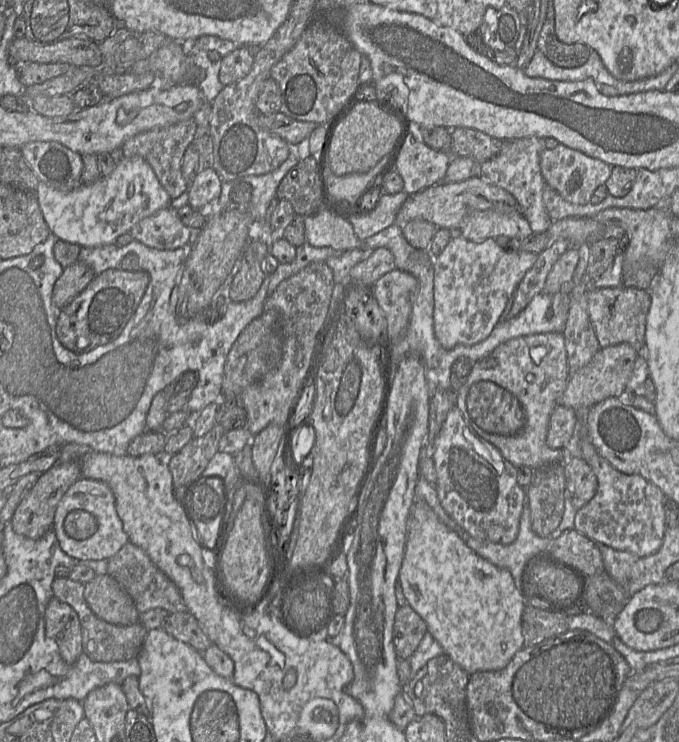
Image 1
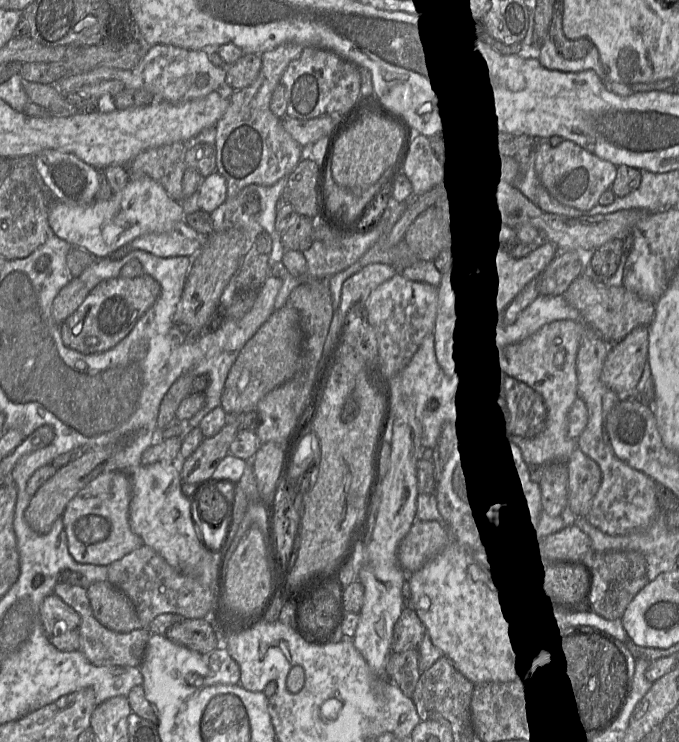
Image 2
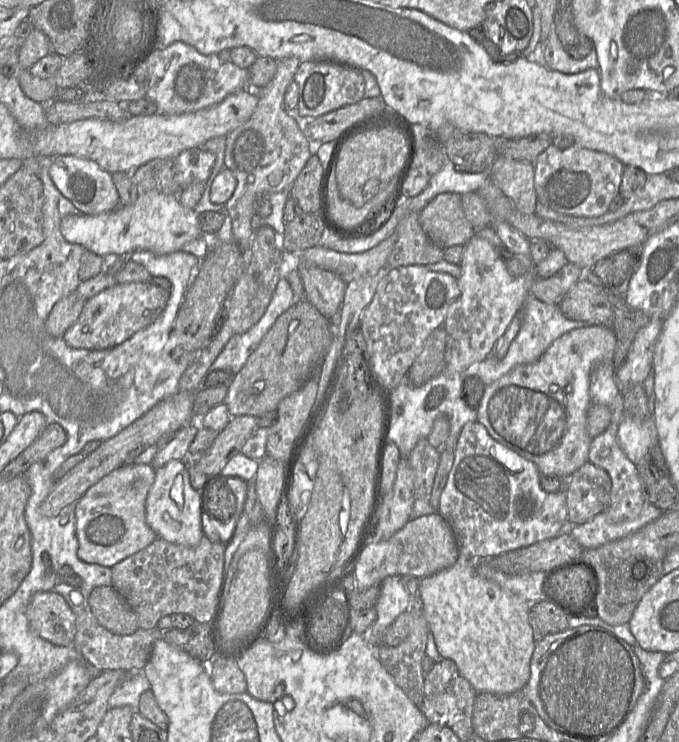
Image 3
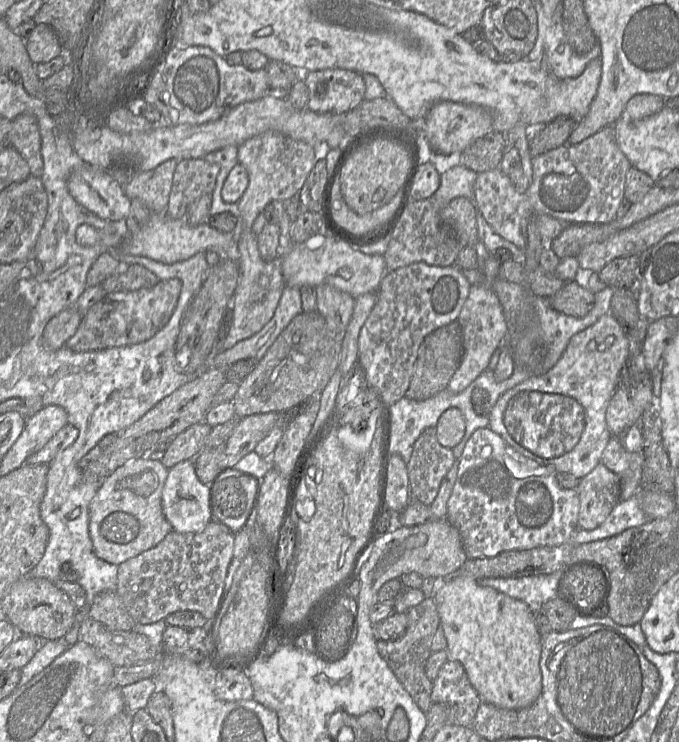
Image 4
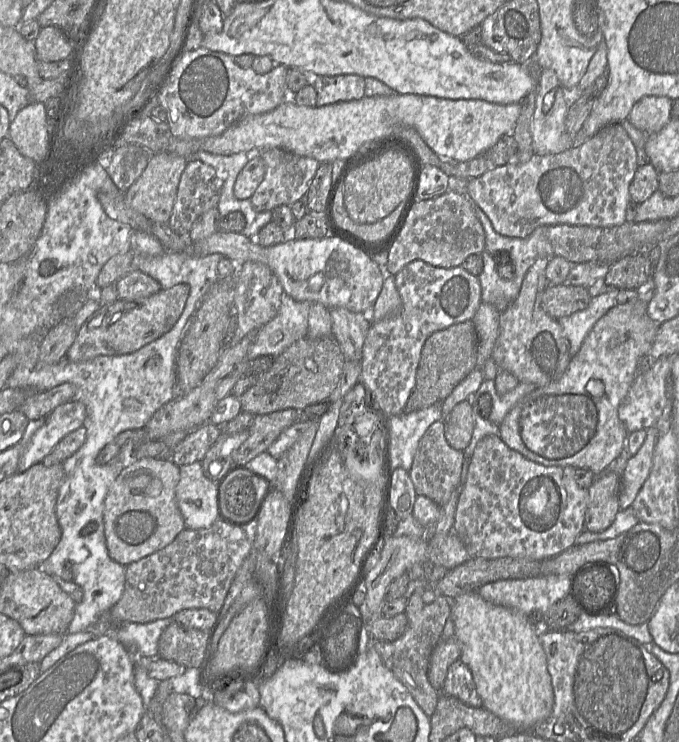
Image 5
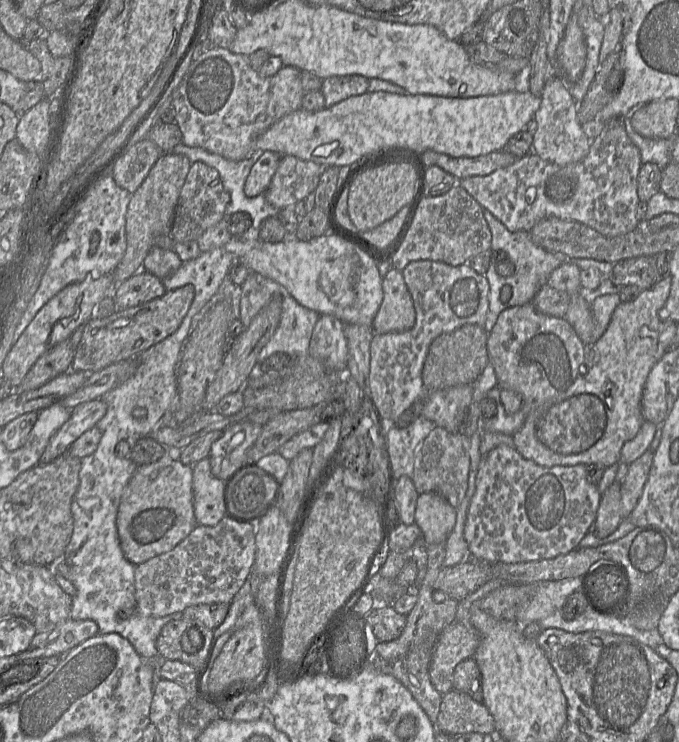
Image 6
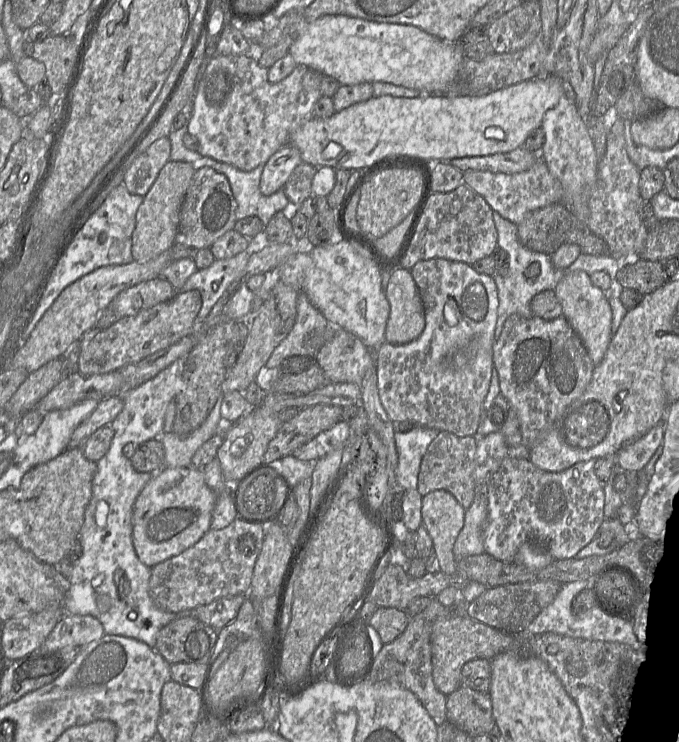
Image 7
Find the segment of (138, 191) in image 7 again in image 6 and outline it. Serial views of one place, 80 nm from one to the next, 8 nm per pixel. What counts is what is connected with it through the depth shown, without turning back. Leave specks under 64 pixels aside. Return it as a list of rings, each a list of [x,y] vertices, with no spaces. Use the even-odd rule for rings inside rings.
[[[142,140],[125,149],[112,163],[112,177],[121,188],[134,193],[162,154],[154,142]]]

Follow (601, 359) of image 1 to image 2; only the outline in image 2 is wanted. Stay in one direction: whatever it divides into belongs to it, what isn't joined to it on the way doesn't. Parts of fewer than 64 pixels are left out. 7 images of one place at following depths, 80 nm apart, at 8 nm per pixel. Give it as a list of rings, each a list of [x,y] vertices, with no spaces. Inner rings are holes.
[[[640,326],[608,352],[601,379],[620,400],[640,397],[635,388],[648,361],[648,346],[649,328]]]

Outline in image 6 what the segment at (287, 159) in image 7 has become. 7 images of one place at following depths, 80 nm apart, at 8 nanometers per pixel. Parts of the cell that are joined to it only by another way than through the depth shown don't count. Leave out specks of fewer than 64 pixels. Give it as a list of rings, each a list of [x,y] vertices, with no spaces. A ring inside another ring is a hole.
[[[272,151],[259,153],[244,185],[246,196],[256,197],[264,194],[278,168],[280,159],[281,155]]]

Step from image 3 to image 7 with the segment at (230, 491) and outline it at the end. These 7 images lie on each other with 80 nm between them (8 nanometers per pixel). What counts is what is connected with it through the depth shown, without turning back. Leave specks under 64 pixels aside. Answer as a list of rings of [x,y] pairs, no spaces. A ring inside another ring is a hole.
[[[261,465],[231,484],[238,516],[252,520],[276,518],[291,487],[268,465]]]

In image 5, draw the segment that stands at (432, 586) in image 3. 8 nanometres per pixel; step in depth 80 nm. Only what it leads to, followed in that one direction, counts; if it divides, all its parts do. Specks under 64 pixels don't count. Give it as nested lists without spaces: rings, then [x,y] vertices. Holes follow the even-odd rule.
[[[473,591],[451,600],[450,618],[454,623],[454,638],[461,648],[459,660],[472,672],[477,692],[483,702],[482,707],[515,725],[533,726],[547,719],[554,706],[553,686],[543,646],[527,616],[488,602]]]

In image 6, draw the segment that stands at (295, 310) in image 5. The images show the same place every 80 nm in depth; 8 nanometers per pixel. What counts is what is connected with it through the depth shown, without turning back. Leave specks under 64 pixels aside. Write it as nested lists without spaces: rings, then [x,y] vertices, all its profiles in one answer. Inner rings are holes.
[[[290,294],[282,301],[279,325],[261,350],[258,363],[264,362],[277,353],[290,356],[309,355],[310,340],[320,314],[301,305]]]

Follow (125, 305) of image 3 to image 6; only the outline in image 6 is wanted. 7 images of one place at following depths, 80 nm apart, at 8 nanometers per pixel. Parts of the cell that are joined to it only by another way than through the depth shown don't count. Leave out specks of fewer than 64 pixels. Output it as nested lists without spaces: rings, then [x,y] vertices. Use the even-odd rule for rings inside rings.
[[[186,285],[141,305],[117,309],[106,318],[92,318],[85,325],[80,342],[74,352],[71,370],[98,372],[105,367],[135,358],[151,346],[173,334],[187,314],[195,291]]]

